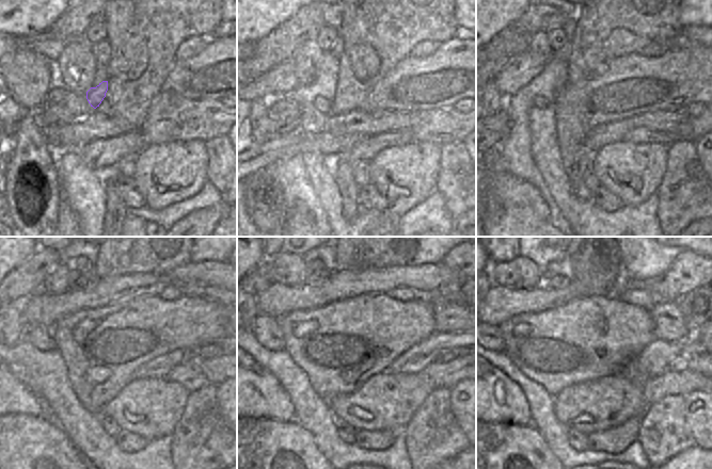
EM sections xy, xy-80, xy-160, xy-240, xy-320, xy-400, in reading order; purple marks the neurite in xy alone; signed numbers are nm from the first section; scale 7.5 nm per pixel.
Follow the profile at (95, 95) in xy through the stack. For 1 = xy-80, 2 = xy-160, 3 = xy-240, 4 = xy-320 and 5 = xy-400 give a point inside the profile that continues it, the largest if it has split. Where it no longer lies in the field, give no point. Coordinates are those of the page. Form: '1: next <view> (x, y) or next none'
1: next xy-80 (323, 106)
2: next xy-160 (539, 102)
3: next xy-240 (41, 337)
4: next xy-320 (266, 330)
5: next xy-400 (497, 344)

